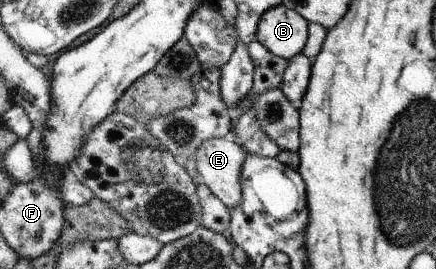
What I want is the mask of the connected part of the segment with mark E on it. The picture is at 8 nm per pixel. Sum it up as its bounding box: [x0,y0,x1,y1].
[194,132,246,209]

